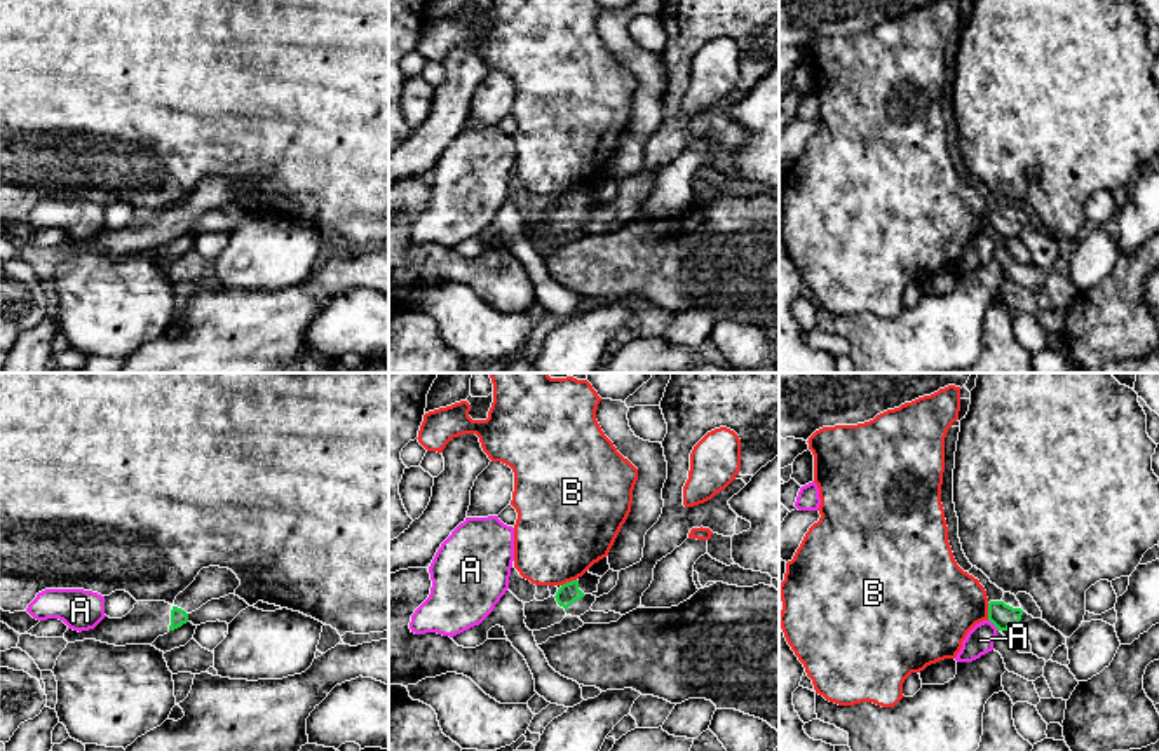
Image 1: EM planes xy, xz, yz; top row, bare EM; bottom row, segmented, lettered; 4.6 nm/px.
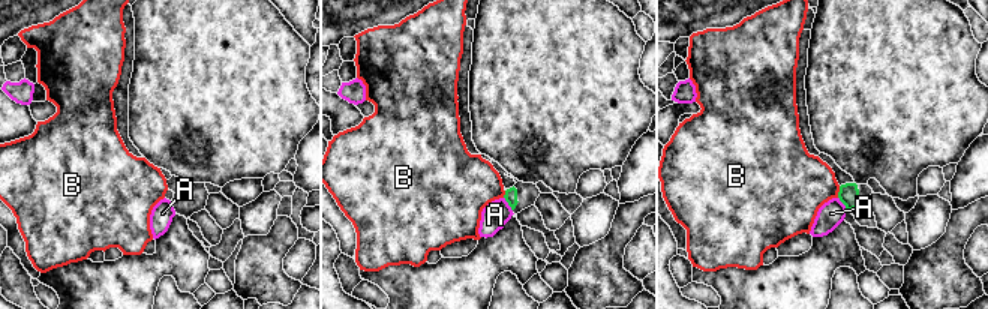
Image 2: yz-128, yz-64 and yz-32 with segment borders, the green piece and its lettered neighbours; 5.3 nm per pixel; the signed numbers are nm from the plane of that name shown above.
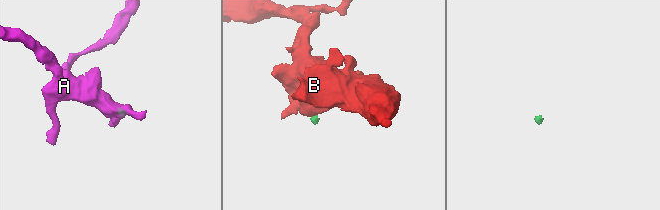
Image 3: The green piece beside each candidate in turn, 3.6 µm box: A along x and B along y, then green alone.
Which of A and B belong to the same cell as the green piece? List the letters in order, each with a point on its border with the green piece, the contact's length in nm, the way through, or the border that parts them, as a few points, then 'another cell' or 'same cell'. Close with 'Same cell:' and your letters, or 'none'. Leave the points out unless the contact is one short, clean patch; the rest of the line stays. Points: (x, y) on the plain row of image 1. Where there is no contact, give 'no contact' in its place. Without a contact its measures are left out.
A: yz (992, 232) | 70 nm | along yz (989, 229), (997, 239) | another cell
B: yz (989, 222) | 80 nm | along yz (987, 213), (989, 229) | another cell
Same cell: none

